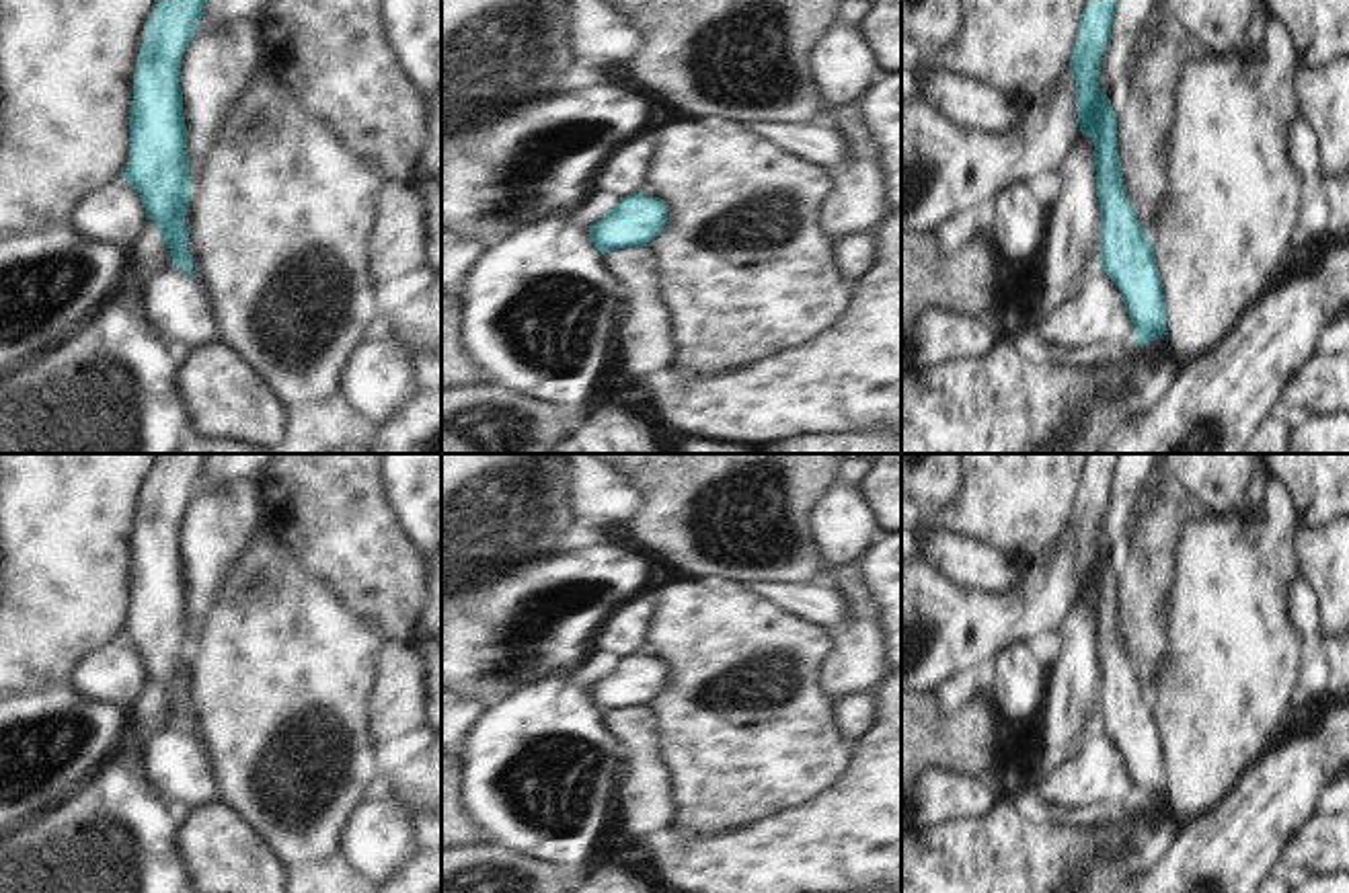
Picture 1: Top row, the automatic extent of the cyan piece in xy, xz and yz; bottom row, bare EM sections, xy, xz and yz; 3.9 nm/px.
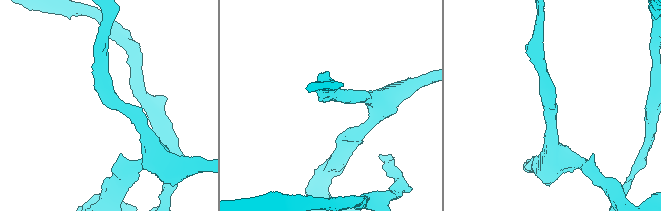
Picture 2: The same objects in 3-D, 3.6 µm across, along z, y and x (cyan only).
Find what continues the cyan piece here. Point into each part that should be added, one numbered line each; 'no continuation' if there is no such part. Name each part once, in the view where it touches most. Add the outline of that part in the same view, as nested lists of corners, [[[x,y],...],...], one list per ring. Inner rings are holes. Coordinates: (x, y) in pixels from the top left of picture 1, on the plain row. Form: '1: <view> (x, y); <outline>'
no continuation

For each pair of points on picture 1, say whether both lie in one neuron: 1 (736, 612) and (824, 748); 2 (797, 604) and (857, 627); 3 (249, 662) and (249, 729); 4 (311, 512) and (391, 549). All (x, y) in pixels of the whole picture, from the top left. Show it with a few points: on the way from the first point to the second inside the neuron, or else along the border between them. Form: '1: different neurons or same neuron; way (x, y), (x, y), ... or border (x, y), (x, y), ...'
1: same neuron; way (775, 647), (793, 649), (801, 657), (805, 709)
2: different neurons; border (826, 581), (846, 600), (846, 616), (834, 629)
3: same neuron; way (249, 678), (249, 713)
4: same neuron; way (331, 518), (362, 549), (370, 549)

